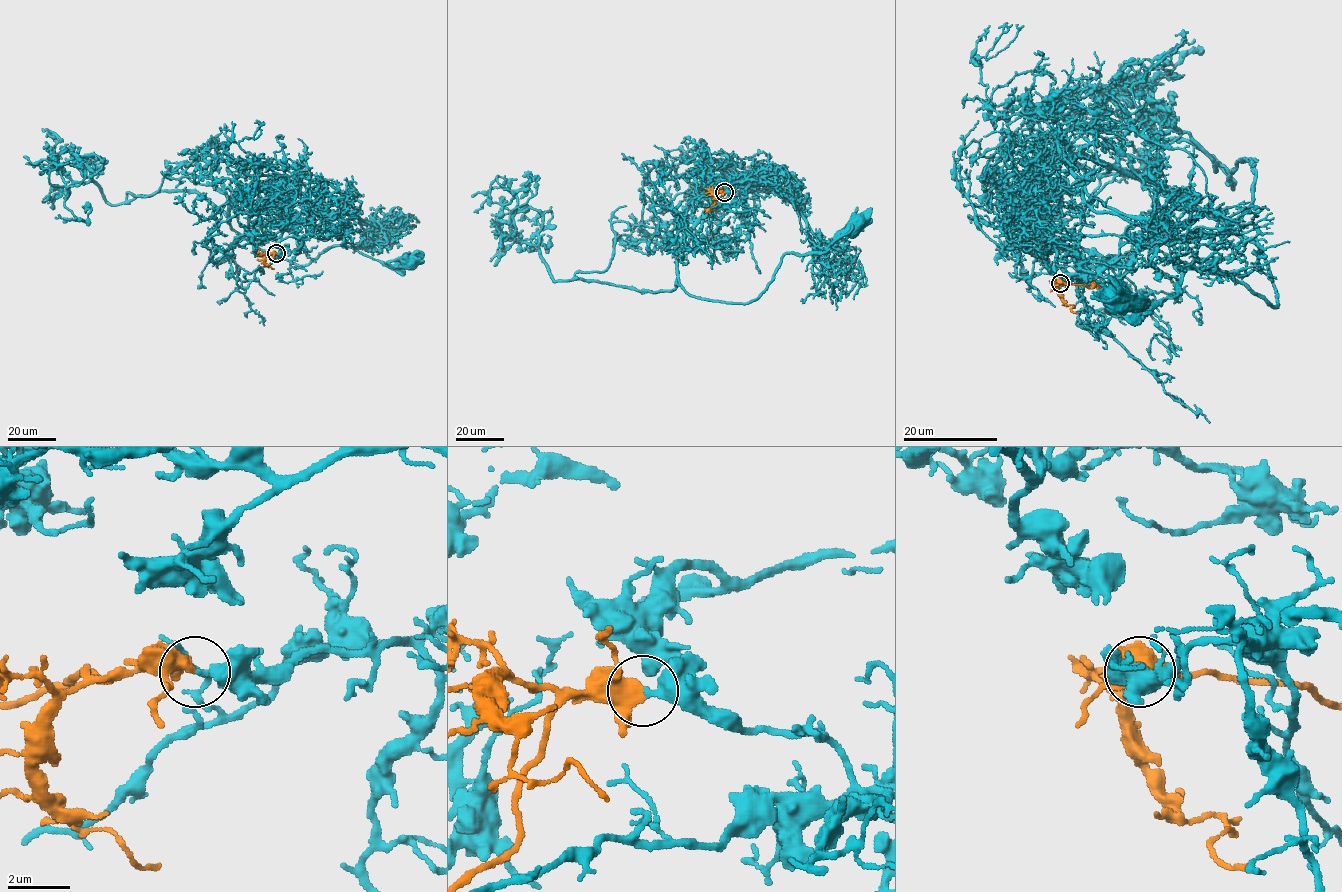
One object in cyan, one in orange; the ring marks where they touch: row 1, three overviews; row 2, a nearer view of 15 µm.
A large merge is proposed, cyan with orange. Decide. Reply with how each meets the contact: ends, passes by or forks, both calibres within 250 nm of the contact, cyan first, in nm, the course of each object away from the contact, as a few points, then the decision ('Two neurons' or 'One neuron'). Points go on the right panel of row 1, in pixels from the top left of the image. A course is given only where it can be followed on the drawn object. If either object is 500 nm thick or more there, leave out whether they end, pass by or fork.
At the ring cyan ends. At the ring orange passes by. Thickness 460 nm (cyan) against 400 nm. Course of cyan: (1059, 283), (1033, 177), (1095, 157), (1254, 242), (1276, 297), (1179, 268), (1177, 295), (1115, 303). Course of orange: (1059, 283), (1063, 301), (1071, 304), (1071, 310), (1076, 313). One neuron

